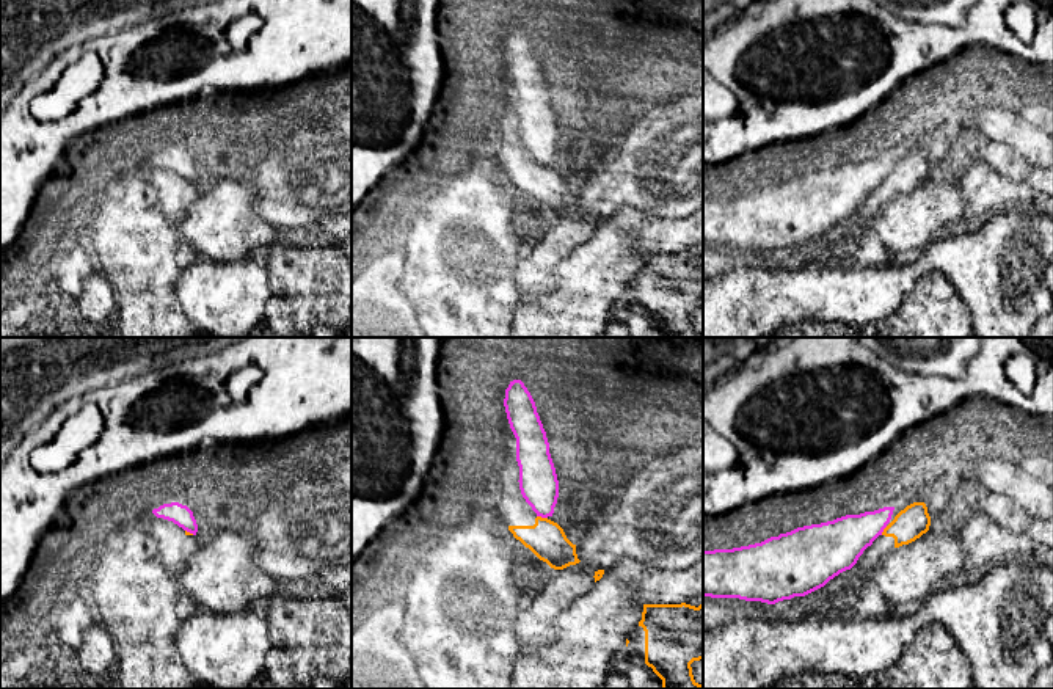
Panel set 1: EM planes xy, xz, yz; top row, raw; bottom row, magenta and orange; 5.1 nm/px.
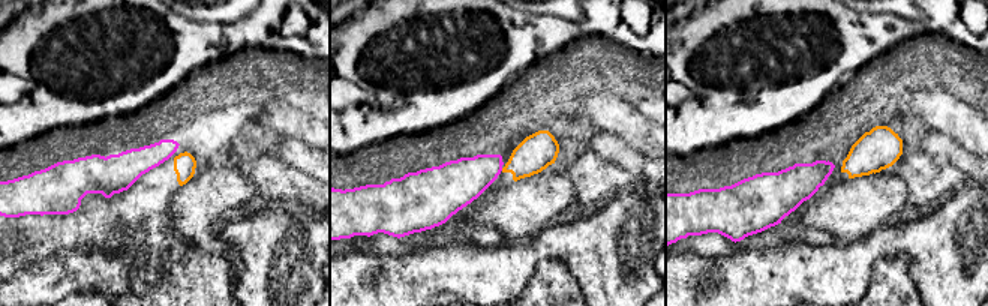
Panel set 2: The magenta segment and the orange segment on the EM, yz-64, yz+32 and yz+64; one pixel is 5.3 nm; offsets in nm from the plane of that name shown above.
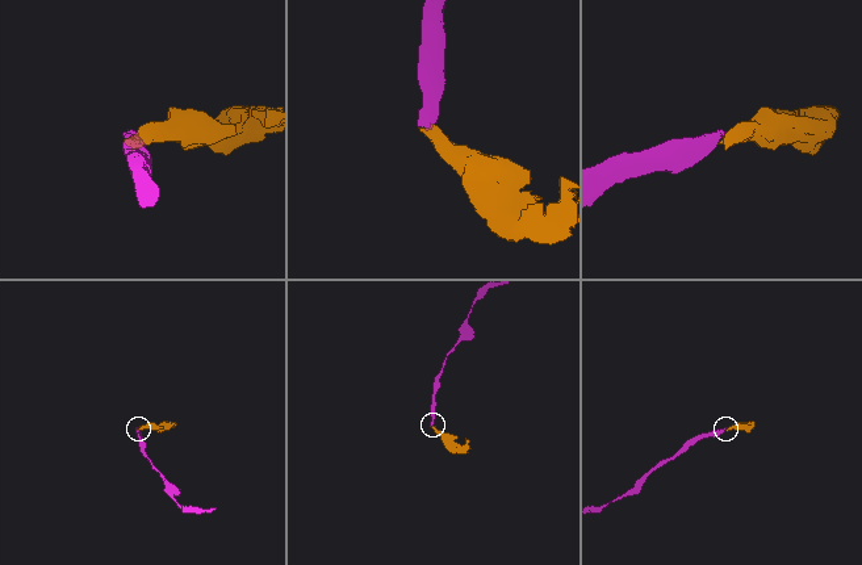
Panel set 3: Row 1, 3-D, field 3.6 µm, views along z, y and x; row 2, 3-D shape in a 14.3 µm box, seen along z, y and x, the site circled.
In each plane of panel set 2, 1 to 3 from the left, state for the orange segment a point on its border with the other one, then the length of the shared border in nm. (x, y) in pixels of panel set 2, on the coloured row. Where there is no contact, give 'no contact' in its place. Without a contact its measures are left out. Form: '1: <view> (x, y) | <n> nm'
1: no contact
2: no contact
3: no contact

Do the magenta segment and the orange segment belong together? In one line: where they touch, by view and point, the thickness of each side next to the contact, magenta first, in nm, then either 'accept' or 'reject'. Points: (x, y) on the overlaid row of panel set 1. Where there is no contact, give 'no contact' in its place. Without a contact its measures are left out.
contact xz (542, 517); calibres 200 and 190 nm; reject

